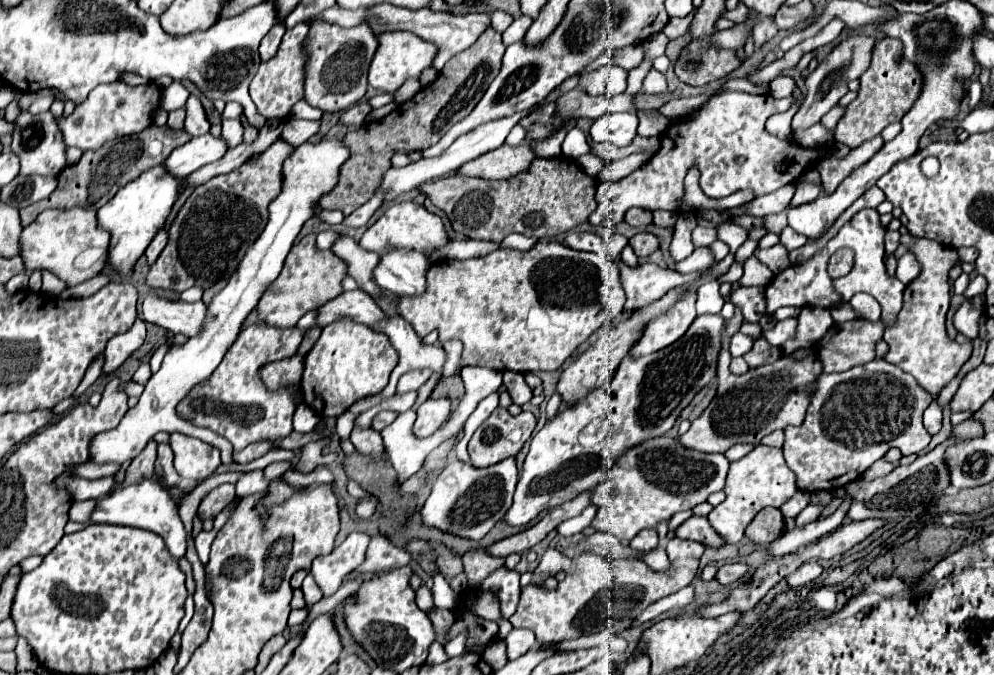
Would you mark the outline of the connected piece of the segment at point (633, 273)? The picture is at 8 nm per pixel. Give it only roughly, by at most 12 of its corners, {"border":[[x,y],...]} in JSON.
{"border":[[620,259],[624,314],[650,306],[680,282],[652,262]]}

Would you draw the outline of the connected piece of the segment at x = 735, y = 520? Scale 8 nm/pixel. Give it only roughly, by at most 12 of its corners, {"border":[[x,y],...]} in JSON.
{"border":[[780,448],[730,464],[708,522],[728,544],[798,488]]}

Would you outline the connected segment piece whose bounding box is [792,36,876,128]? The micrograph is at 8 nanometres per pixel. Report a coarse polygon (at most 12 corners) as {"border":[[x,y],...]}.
{"border":[[850,36],[806,78],[792,128],[810,128],[870,66],[876,38]]}

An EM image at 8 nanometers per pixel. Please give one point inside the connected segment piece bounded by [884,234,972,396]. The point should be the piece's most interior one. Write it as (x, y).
(918, 343)

